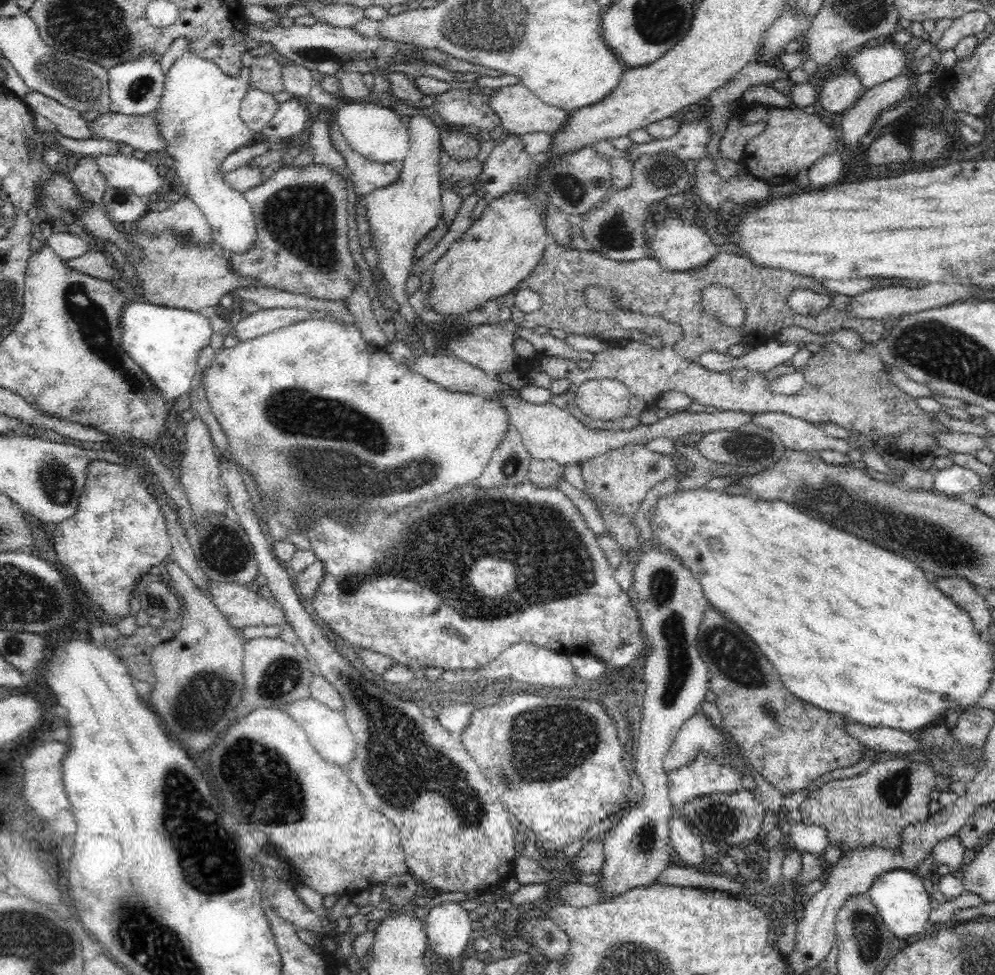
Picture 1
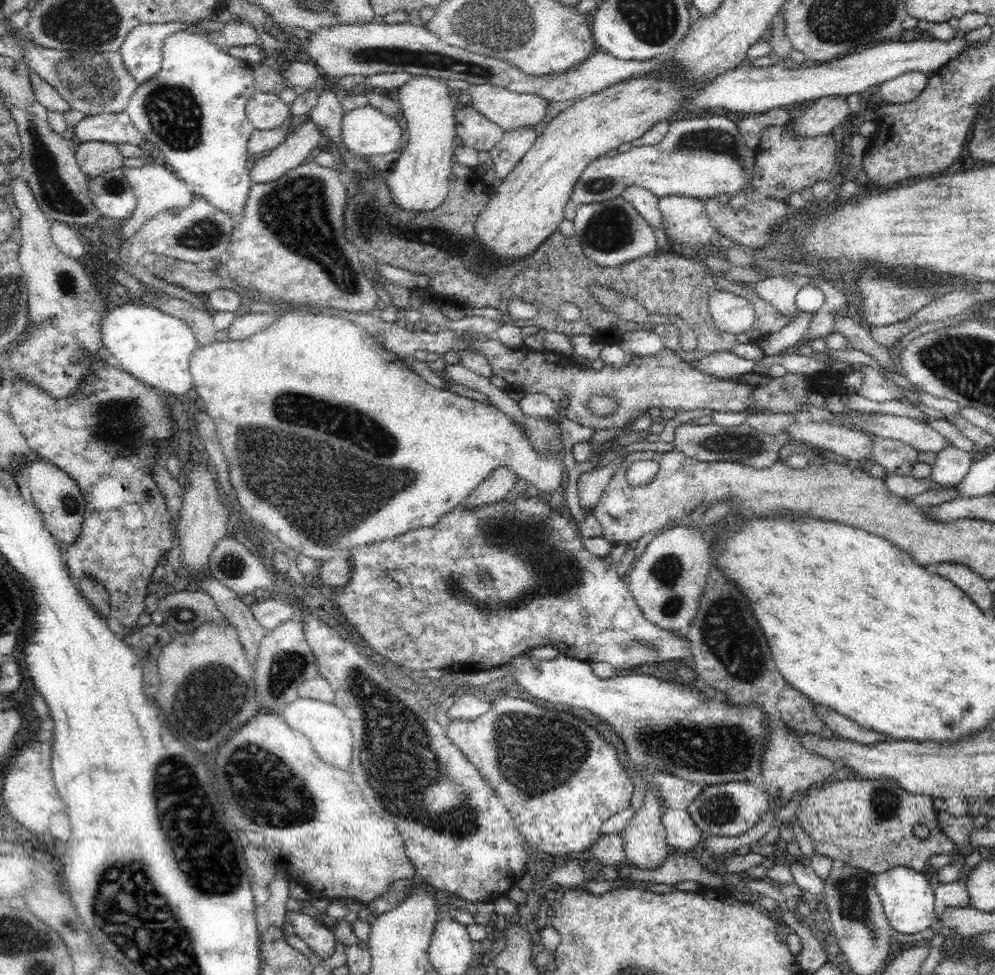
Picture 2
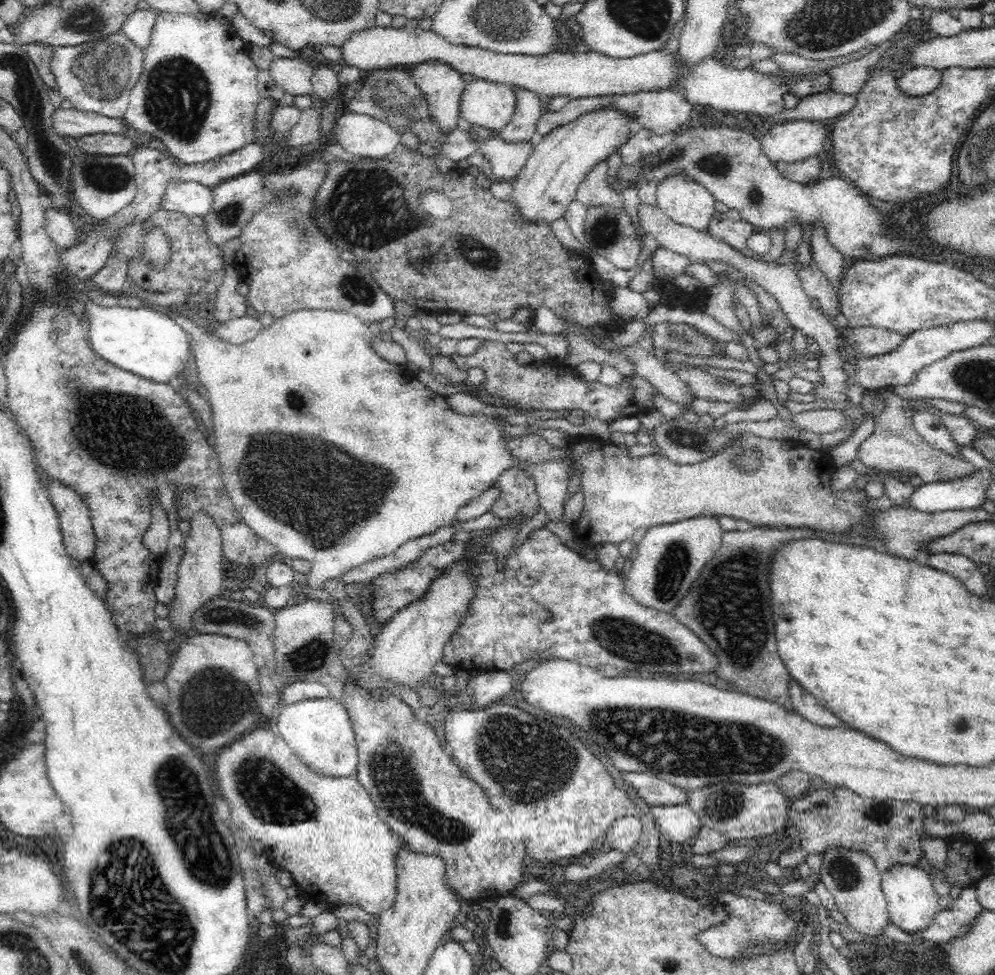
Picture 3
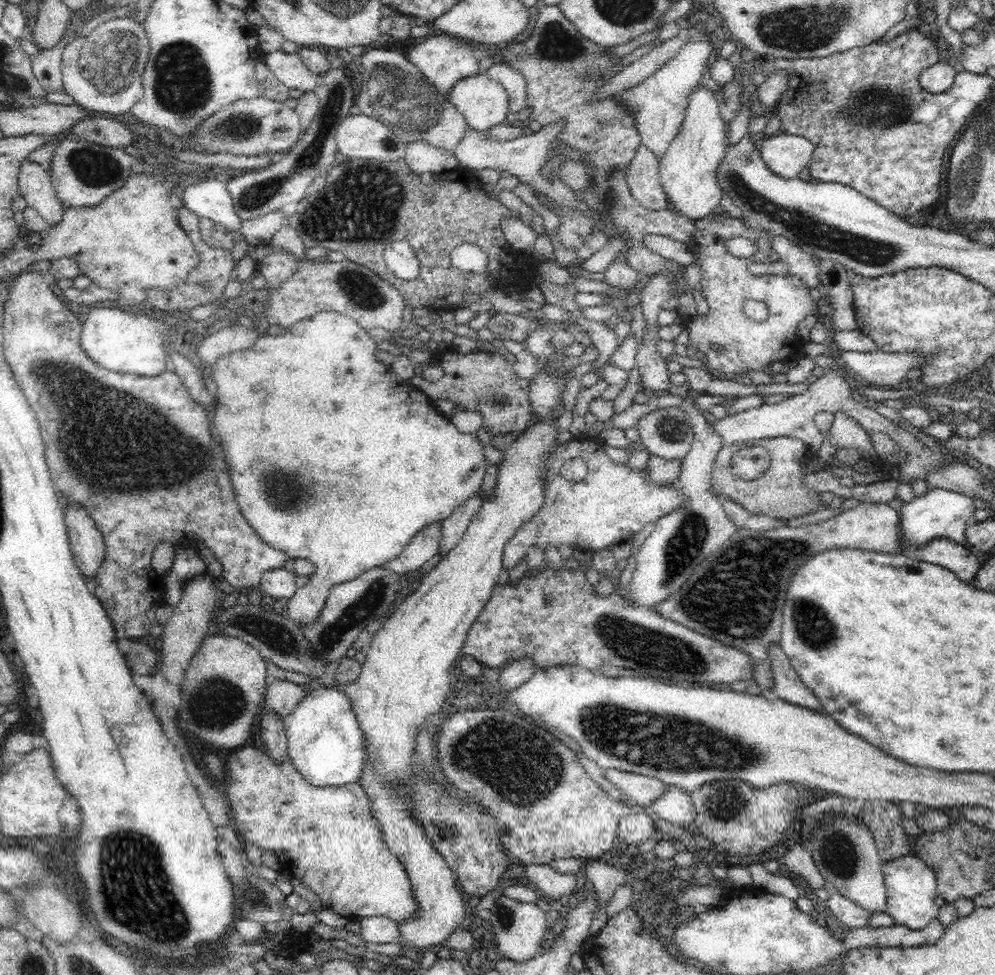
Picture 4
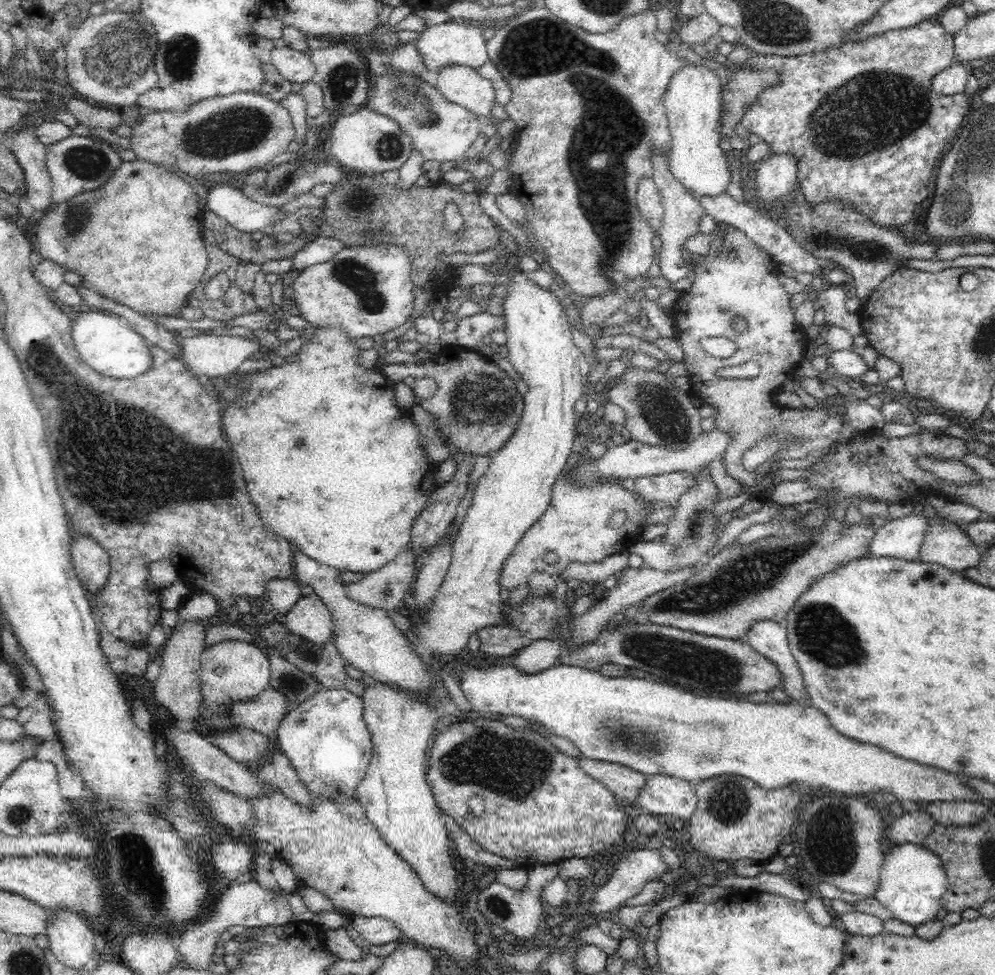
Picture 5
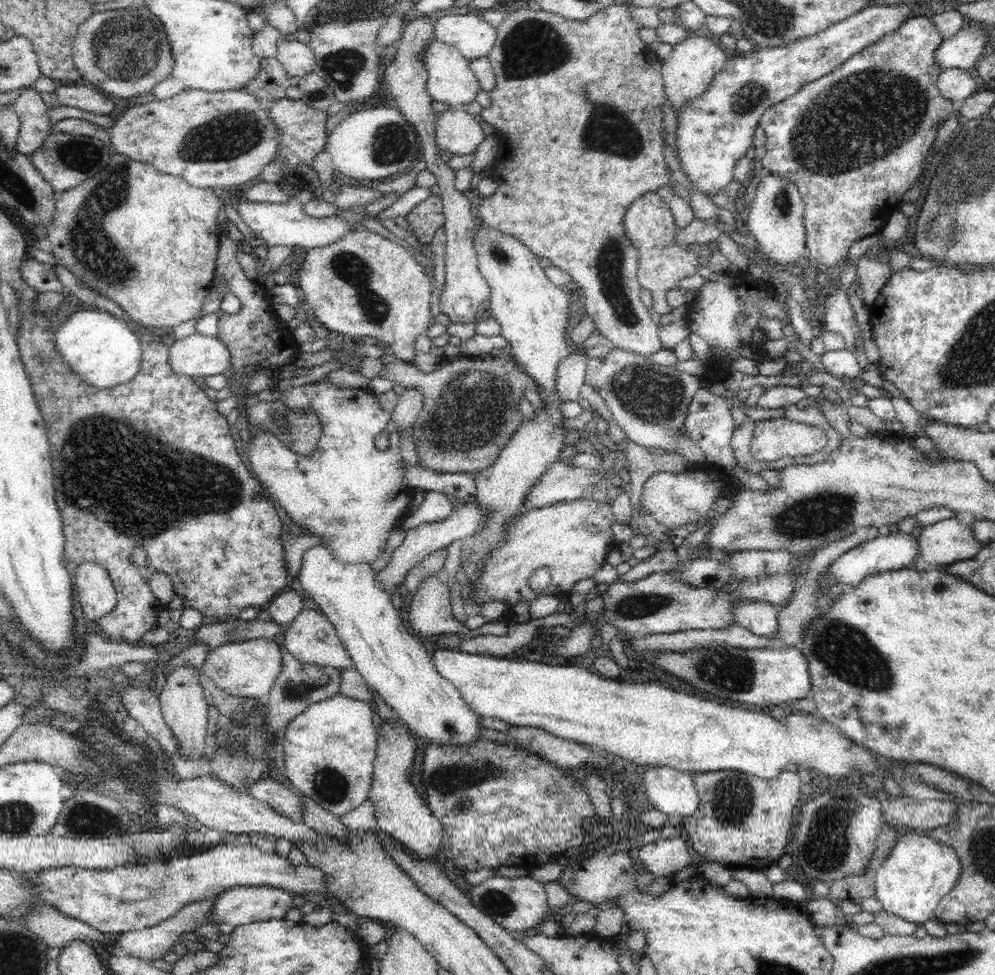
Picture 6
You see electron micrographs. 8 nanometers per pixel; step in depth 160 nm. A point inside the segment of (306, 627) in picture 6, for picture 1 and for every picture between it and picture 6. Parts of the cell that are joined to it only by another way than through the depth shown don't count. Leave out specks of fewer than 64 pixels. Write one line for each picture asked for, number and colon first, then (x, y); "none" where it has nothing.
1: (328, 426)
2: (275, 396)
3: (396, 463)
4: (292, 410)
5: (310, 619)

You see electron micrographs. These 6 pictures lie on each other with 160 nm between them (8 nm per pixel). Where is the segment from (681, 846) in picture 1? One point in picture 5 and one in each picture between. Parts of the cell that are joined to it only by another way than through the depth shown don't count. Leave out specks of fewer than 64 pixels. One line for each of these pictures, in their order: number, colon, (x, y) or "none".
2: (679, 827)
3: (678, 823)
4: (675, 805)
5: (662, 795)

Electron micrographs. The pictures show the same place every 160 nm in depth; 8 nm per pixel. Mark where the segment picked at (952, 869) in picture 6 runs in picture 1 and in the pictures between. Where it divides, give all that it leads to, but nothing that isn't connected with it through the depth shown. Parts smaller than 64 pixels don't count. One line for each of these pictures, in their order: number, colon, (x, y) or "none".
1: (900, 896)
2: (907, 897)
3: (912, 902)
4: (911, 887)
5: (912, 881)

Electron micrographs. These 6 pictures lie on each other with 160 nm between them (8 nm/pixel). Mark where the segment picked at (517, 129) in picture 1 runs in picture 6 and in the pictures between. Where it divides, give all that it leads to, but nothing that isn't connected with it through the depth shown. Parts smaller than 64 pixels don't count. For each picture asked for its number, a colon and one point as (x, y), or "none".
2: (507, 109)
3: (489, 105)
4: (483, 102)
5: (460, 84)
6: (449, 79)

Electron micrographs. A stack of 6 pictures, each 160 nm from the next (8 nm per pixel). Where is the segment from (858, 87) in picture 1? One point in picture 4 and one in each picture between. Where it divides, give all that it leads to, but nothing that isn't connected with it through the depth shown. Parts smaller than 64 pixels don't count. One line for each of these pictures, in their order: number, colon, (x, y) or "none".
2: (824, 117)
3: (794, 141)
4: (786, 156)

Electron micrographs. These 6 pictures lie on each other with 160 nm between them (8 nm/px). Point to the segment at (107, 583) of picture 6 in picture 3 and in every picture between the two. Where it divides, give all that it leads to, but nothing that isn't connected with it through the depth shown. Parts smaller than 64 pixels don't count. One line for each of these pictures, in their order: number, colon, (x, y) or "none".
3: (79, 538)
4: (87, 545)
5: (91, 564)

